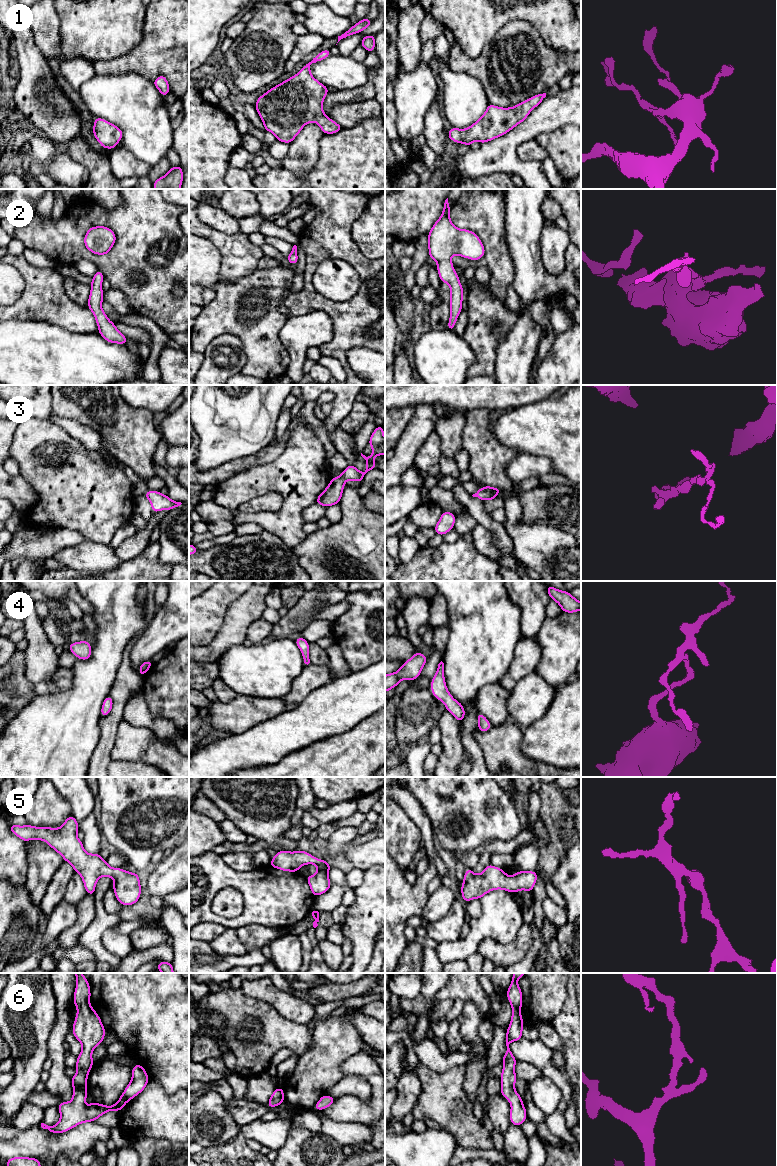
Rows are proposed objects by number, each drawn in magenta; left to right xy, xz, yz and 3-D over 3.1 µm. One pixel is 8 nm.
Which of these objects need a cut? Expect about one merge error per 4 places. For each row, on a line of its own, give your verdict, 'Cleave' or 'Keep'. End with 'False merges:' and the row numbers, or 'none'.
1: Keep
2: Keep
3: Keep
4: Keep
5: Keep
6: Keep
False merges: none

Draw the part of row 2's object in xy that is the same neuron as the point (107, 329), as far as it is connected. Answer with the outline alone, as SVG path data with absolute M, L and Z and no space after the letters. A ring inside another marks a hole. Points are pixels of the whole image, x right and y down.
M97 270L92 278L91 291L88 298L88 308L93 313L99 334L110 343L126 344L127 337L123 335L115 326L115 323L111 322L107 314L103 311L101 305L103 303L104 292L101 288L101 284L105 279L100 270Z

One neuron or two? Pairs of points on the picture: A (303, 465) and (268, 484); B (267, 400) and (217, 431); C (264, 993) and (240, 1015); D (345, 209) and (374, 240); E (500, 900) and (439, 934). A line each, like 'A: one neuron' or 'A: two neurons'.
A: one neuron
B: one neuron
C: two neurons
D: two neurons
E: two neurons

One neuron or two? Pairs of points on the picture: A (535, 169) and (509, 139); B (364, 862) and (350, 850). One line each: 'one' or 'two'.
A: one
B: one

